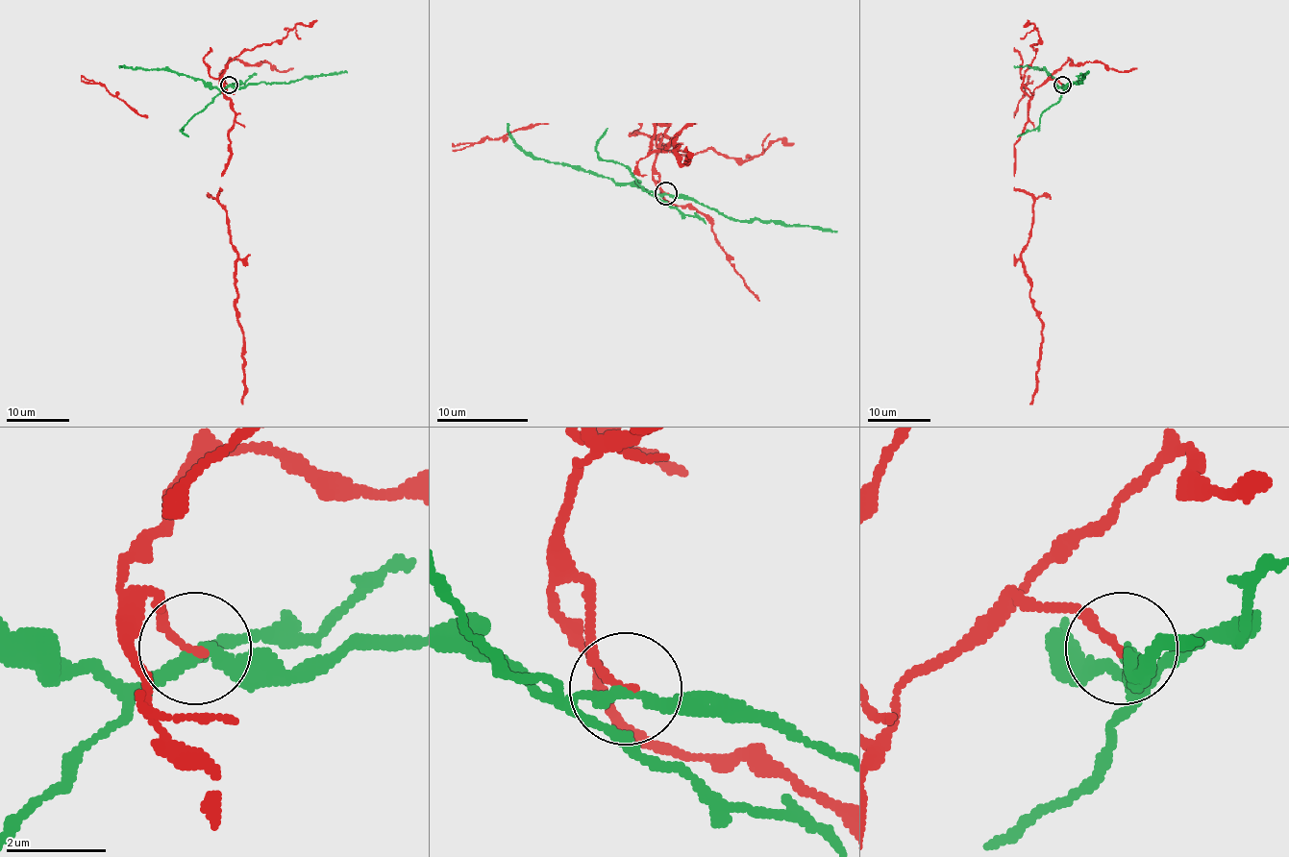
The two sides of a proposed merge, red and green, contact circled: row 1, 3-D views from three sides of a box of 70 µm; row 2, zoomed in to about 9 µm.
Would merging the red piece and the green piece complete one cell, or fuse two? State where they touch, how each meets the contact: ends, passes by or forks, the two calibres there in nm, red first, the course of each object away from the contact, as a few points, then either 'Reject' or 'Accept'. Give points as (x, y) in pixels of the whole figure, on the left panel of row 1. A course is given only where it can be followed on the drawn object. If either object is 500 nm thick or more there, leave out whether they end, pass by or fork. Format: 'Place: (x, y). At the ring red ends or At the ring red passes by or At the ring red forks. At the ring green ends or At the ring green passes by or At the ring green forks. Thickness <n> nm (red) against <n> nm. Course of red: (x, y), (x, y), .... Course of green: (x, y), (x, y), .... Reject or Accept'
Place: (229, 85). At the ring red ends. At the ring green passes by. Thickness 170 nm (red) against 260 nm. Course of red: (228, 85), (220, 84), (235, 123), (218, 199), (237, 254), (242, 404). Course of green: (228, 85), (217, 89), (201, 80), (165, 69), (121, 67). Reject

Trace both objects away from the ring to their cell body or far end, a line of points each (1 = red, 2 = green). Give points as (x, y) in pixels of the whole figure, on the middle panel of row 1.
1: (665, 192), (654, 162), (674, 142), (667, 124), (654, 124), (652, 152), (679, 134), (688, 162), (685, 147)
2: (665, 192), (649, 195), (627, 183), (532, 159), (514, 140), (508, 129), (509, 124)

